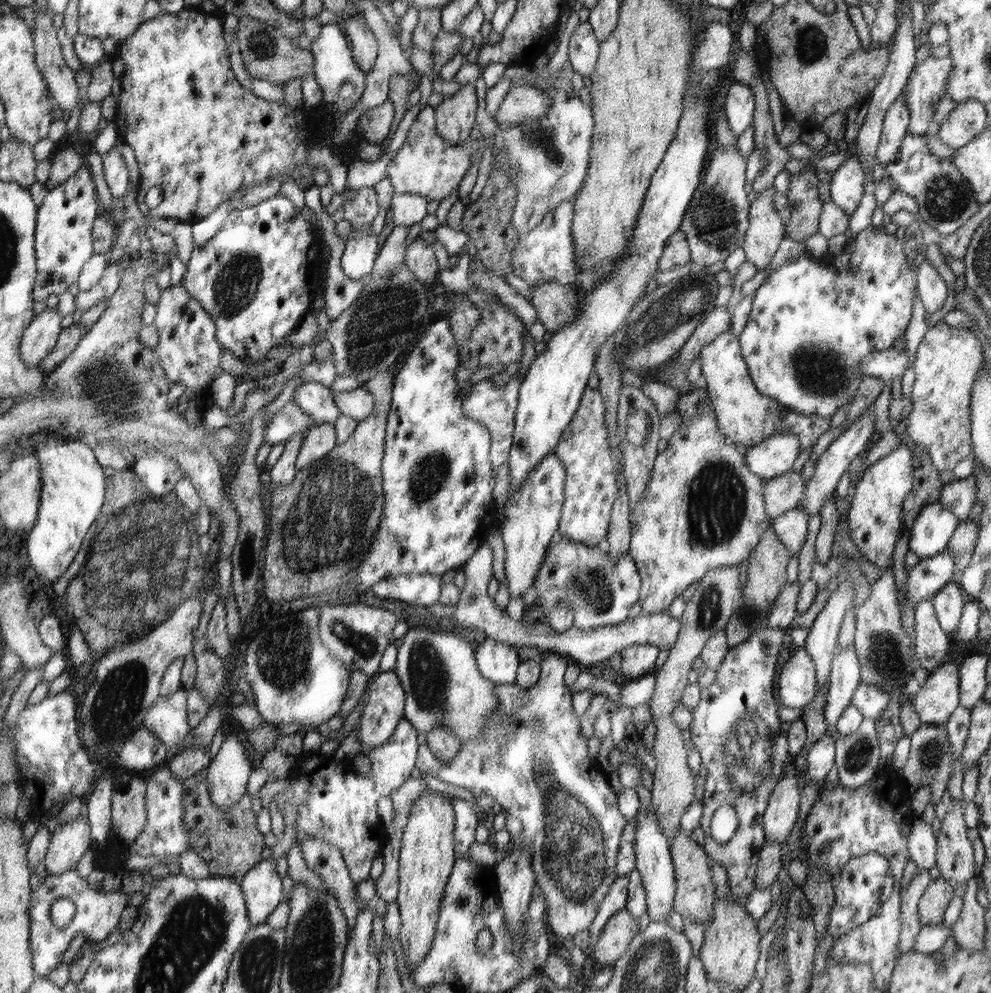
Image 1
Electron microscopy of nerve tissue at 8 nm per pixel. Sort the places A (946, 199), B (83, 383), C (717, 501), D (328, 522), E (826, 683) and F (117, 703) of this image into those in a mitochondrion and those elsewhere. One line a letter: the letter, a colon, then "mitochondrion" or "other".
A: mitochondrion
B: mitochondrion
C: mitochondrion
D: mitochondrion
E: other
F: mitochondrion

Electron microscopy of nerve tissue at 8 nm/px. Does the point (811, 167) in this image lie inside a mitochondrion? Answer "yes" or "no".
no

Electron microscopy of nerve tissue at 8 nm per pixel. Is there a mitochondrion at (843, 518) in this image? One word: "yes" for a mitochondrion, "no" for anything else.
no

